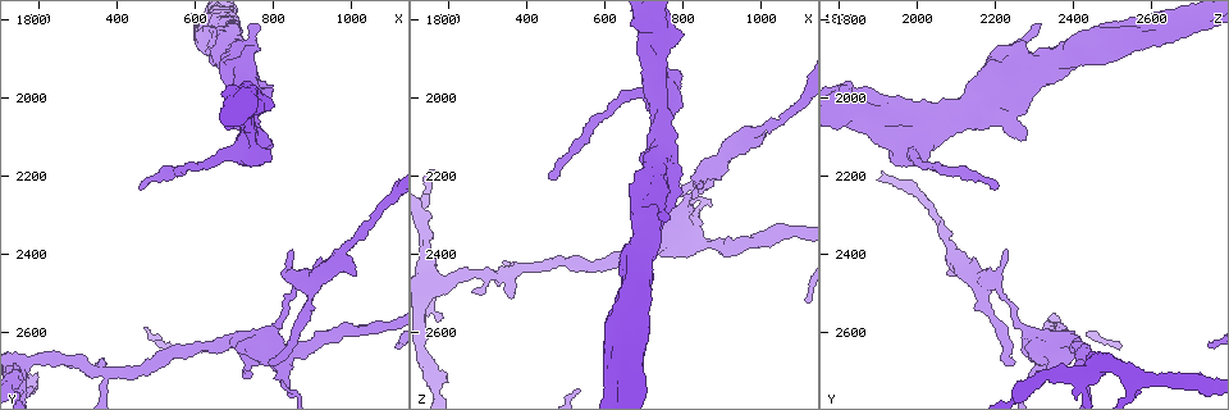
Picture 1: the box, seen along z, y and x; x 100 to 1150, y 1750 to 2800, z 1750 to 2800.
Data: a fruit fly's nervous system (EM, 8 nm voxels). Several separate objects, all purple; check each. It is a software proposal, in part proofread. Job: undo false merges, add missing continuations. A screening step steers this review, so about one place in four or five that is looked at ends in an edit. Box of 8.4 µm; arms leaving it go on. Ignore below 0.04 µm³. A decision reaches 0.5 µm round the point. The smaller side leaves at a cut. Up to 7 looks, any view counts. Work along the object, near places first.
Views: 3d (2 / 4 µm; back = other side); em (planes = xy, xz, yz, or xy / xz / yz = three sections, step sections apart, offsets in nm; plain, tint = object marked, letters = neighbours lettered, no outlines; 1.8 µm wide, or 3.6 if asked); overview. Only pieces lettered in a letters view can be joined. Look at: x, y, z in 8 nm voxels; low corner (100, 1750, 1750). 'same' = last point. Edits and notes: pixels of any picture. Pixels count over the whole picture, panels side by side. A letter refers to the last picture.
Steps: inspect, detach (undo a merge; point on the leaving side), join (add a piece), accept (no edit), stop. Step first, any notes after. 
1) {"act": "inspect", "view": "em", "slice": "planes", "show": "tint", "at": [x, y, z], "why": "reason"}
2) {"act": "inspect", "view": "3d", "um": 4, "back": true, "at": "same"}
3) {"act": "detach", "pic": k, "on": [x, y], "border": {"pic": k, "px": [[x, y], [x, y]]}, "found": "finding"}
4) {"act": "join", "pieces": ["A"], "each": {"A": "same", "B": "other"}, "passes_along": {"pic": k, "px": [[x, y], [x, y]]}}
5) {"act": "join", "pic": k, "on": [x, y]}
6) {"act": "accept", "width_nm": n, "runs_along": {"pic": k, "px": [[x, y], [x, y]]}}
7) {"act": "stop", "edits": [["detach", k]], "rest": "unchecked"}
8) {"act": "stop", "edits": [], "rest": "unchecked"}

{"act": "inspect", "view": "em", "slice": "planes", "show": "tint", "at": [745, 2065, 2030], "why": "three-way junction"}

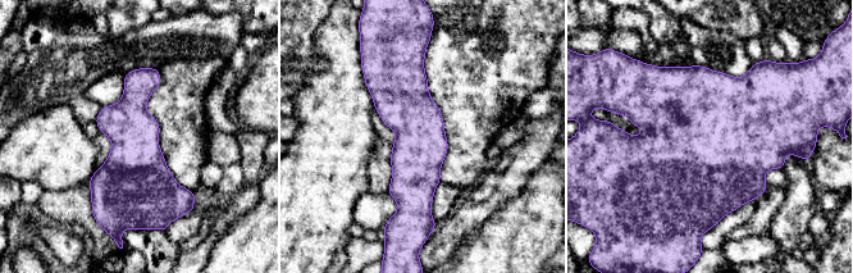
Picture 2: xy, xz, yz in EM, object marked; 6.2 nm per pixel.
{"act": "inspect", "view": "em", "slice": "planes", "show": "letters", "at": "same", "why": "see the neighbours"}

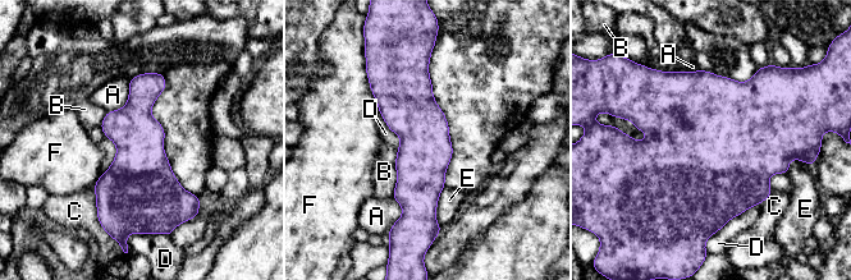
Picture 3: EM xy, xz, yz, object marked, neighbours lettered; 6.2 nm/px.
{"act": "accept", "width_nm": 340, "each": {"A": "other", "B": "other", "C": "other", "D": "other", "E": "other", "F": "other"}, "runs_along": {"pic": 3, "px": [[421, 65], [421, 207], [433, 219]]}, "found": "one neuron here"}

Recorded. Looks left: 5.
{"act": "inspect", "view": "3d", "um": 4, "at": [890, 2470, 2175]}

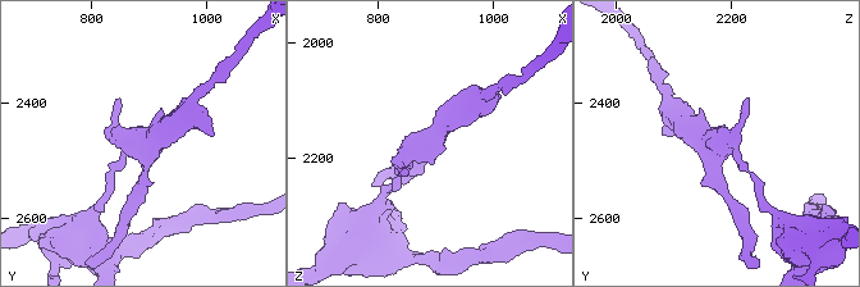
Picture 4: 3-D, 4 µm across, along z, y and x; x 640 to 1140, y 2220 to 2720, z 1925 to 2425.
{"act": "inspect", "view": "em", "slice": "planes", "show": "plain", "at": [885, 2470, 2175], "why": "need the tissue"}

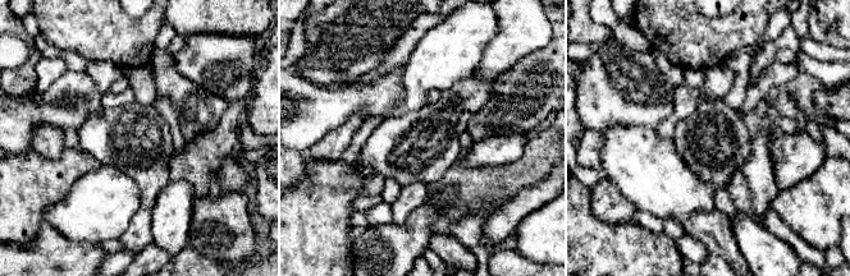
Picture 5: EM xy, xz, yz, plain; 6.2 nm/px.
{"act": "inspect", "view": "em", "slice": "planes", "show": "letters", "at": "same", "why": "see the neighbours"}

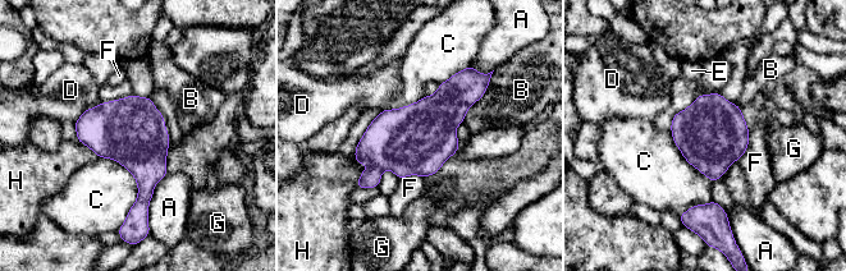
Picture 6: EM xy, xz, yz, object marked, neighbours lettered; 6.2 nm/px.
{"act": "detach", "pic": 6, "on": [406, 141], "width_nm": 420, "each": {"A": "other", "B": "other", "C": "other", "D": "other", "E": "other", "F": "other", "G": "other", "H": "other"}, "border": {"pic": 6, "px": [[371, 166], [382, 170]]}, "found": "a second neuron is stuck on"}

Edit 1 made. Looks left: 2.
{"act": "stop", "edits": [["detach", 6]], "rest": "unchecked"}

